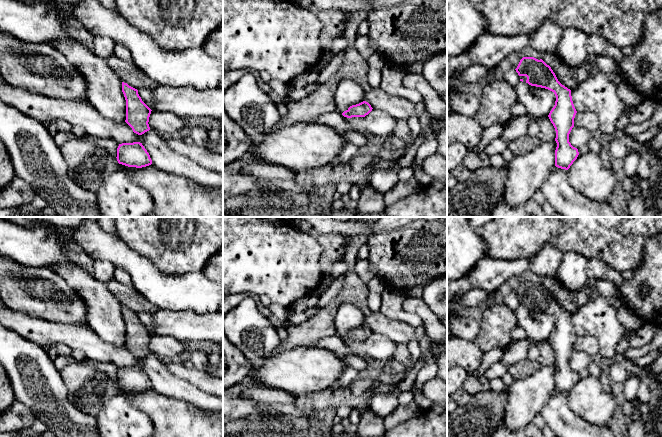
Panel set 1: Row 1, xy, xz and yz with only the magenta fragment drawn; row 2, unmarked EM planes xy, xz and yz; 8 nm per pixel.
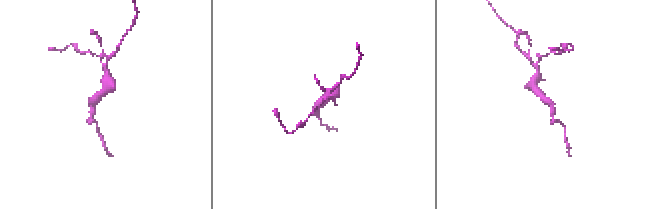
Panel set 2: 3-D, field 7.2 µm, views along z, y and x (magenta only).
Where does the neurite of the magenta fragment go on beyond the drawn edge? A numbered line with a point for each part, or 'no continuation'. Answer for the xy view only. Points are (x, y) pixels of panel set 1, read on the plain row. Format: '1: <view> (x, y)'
no continuation

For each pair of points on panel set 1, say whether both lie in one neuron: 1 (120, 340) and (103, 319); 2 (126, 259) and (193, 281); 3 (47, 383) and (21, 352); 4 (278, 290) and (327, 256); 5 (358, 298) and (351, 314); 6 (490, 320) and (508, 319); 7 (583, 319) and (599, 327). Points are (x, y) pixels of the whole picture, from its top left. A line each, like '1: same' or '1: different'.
1: same
2: same
3: same
4: different
5: different
6: same
7: same

